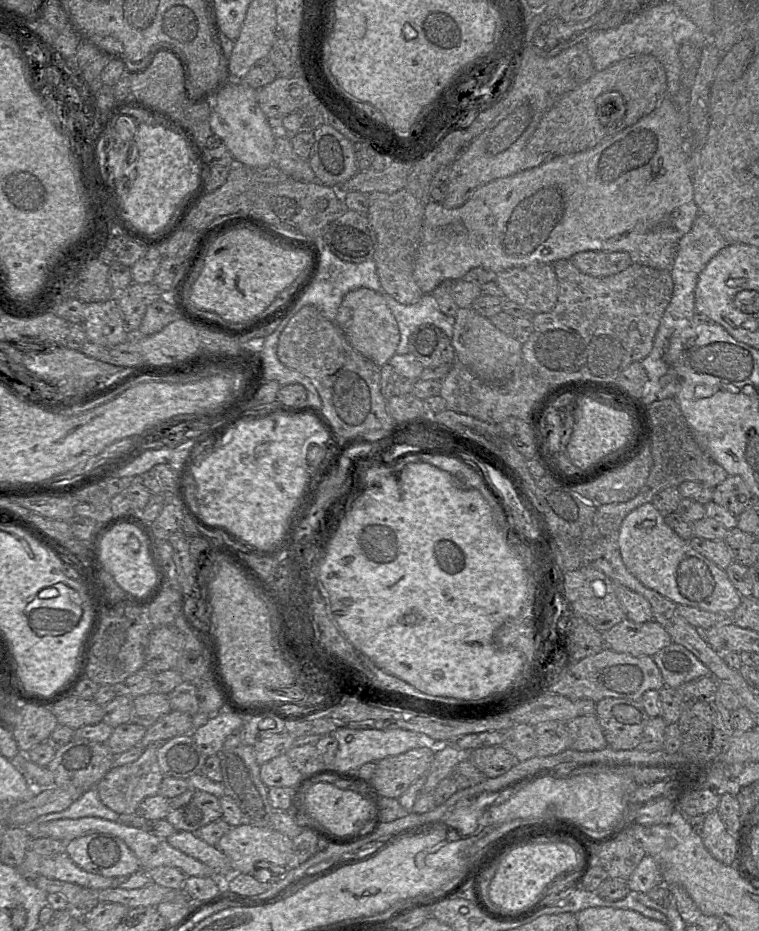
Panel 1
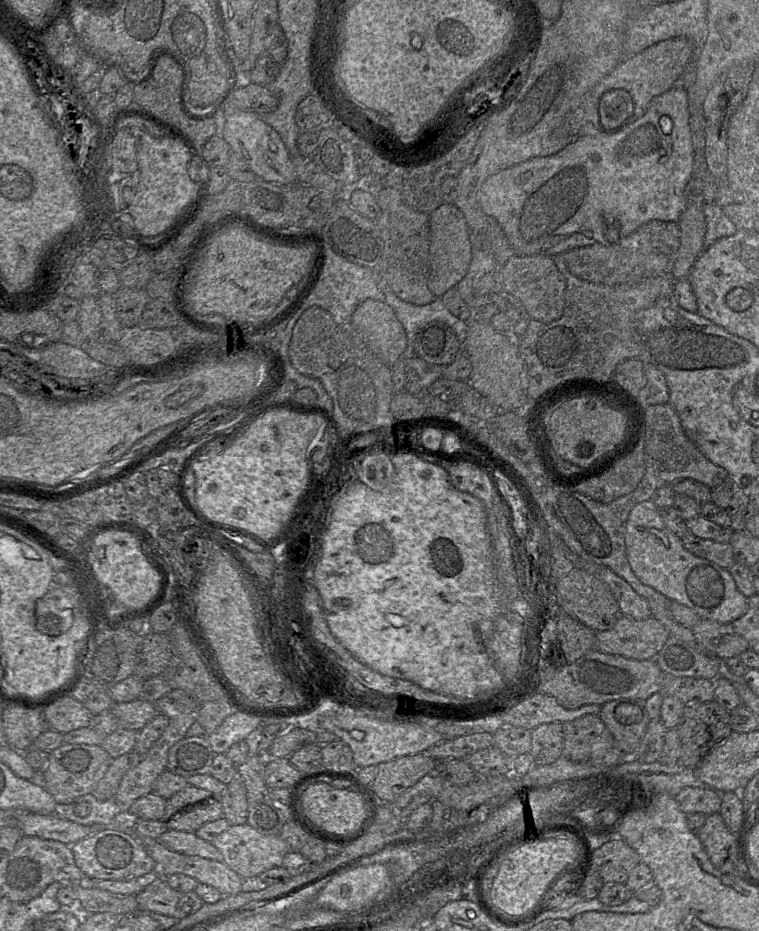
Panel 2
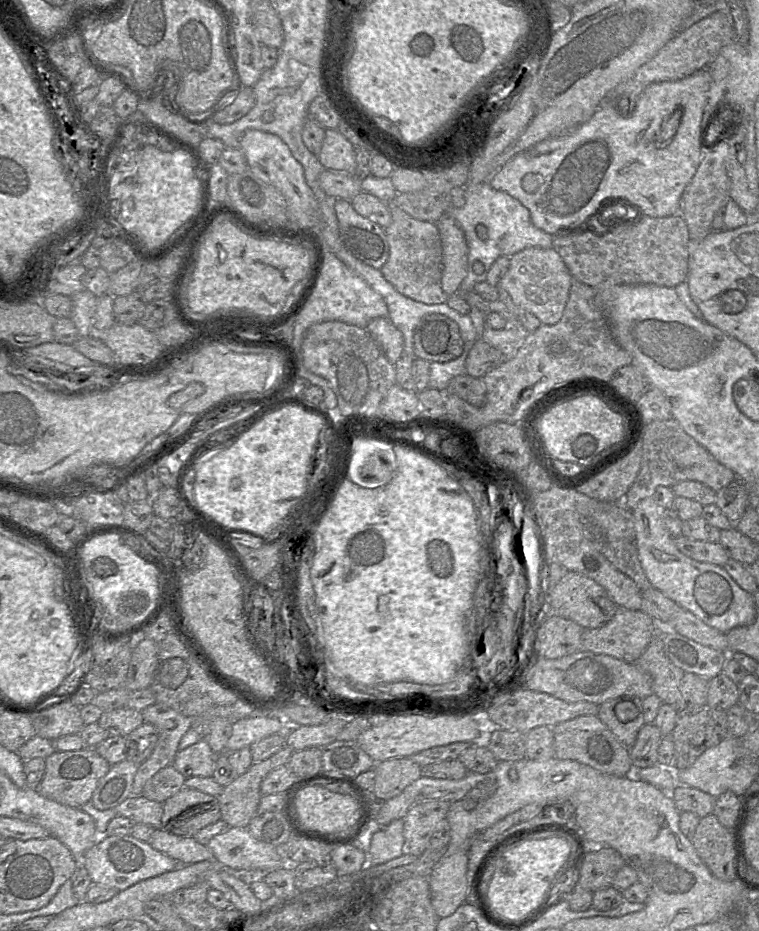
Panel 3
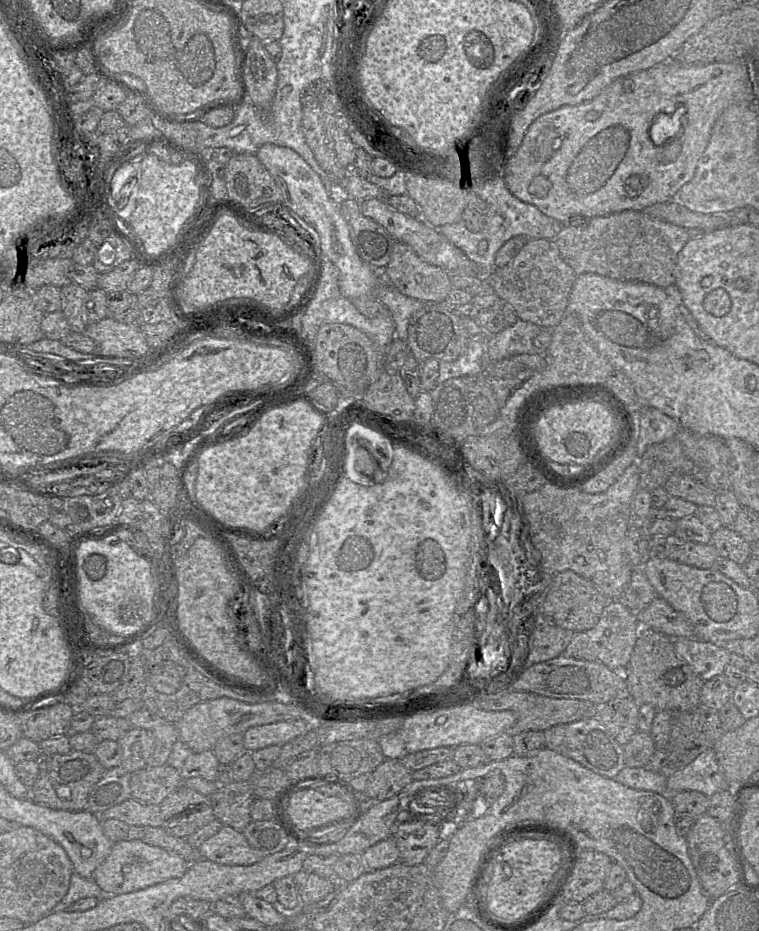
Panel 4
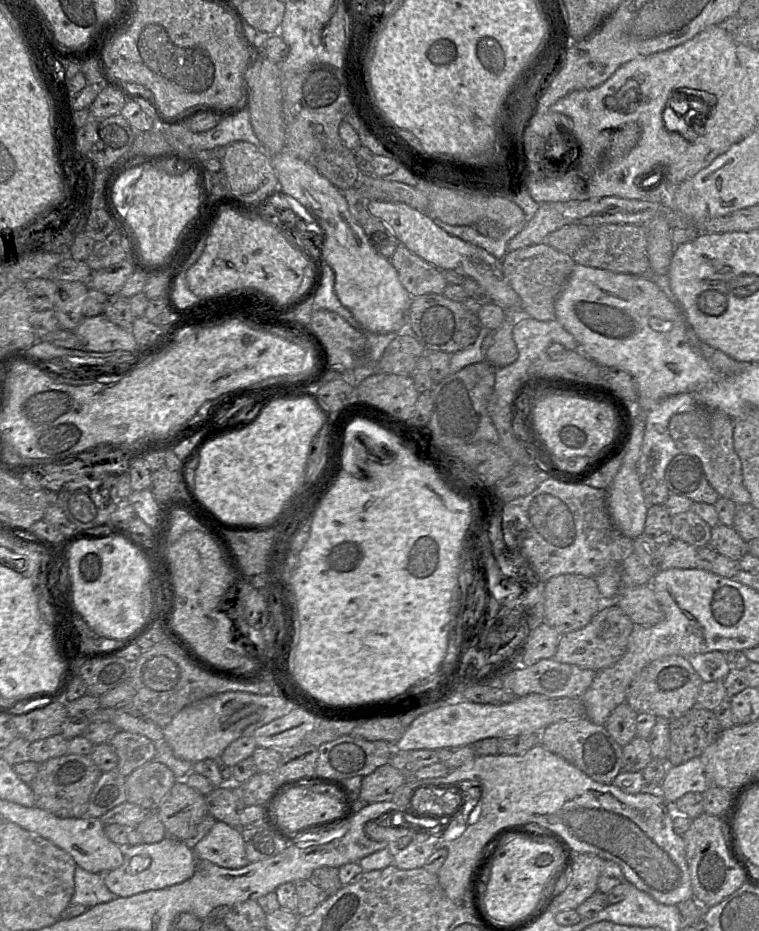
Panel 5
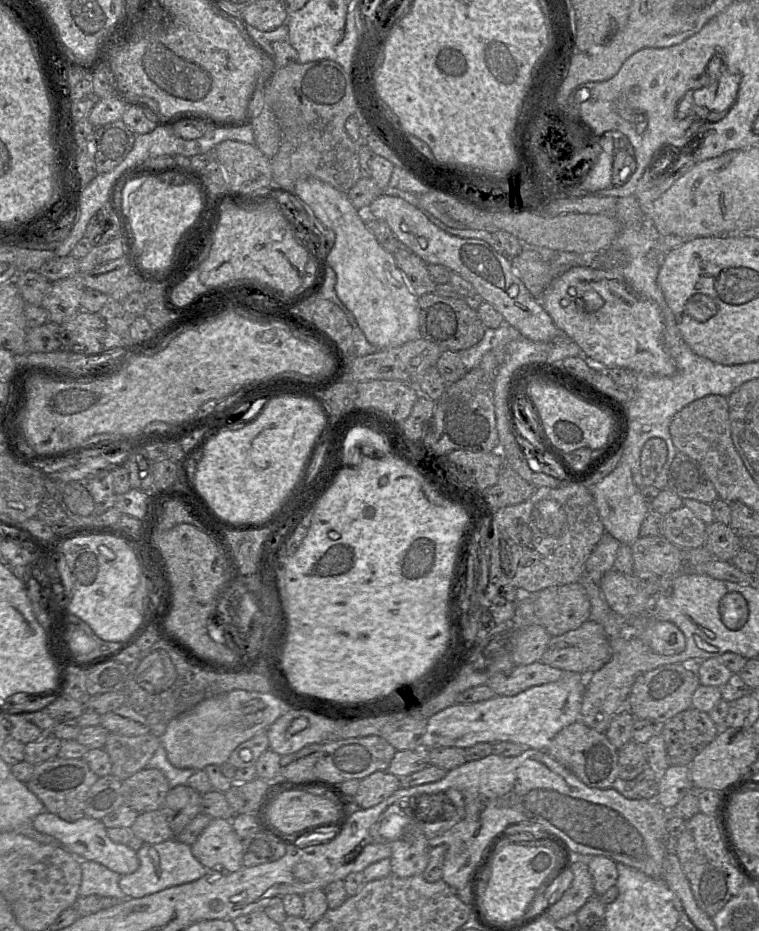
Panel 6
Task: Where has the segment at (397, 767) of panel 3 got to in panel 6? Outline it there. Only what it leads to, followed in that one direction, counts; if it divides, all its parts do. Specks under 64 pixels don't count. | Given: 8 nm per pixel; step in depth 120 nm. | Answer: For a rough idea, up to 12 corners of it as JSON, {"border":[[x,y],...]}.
{"border":[[377,771],[360,780],[355,803],[371,808],[400,788],[399,777]]}

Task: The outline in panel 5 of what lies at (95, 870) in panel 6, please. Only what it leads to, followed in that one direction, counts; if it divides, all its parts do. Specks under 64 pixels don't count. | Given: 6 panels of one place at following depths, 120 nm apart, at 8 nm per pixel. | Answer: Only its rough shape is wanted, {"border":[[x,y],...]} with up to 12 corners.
{"border":[[76,867],[70,905],[91,908],[117,897],[104,873]]}

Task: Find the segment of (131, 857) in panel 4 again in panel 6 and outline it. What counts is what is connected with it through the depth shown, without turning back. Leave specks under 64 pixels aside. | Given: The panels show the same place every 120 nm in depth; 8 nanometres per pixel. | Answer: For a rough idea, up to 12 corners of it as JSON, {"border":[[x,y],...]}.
{"border":[[144,844],[139,868],[119,880],[141,898],[203,877],[191,845]]}

